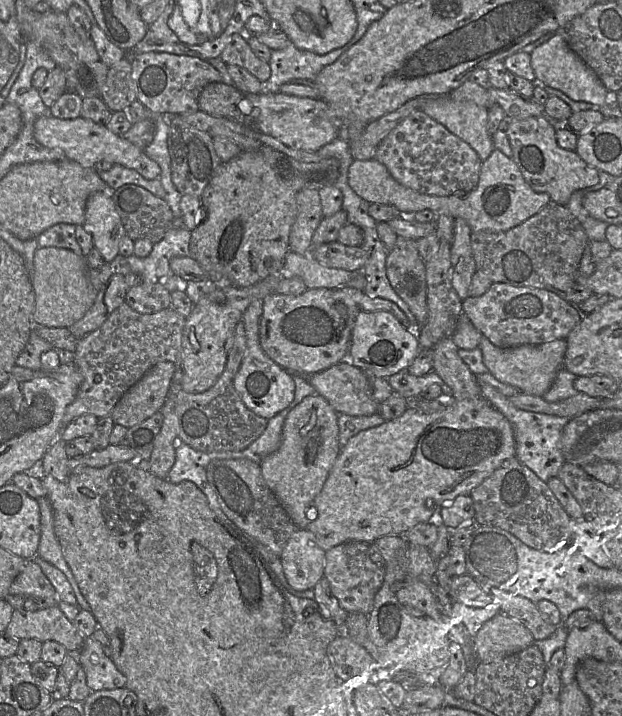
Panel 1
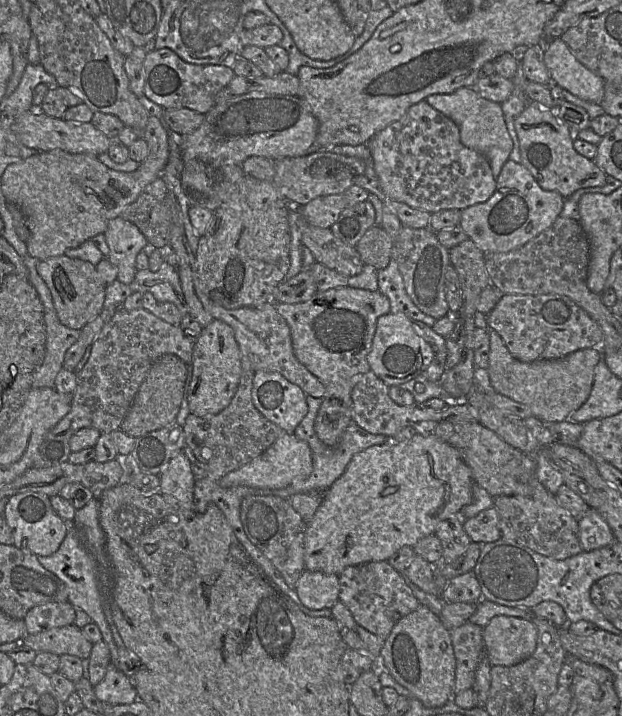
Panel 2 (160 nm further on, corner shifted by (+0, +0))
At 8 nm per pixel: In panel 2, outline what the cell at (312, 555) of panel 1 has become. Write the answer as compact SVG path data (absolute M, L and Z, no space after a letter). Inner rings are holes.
M305 569L296 584L295 591L308 609L331 609L339 601L338 576Z

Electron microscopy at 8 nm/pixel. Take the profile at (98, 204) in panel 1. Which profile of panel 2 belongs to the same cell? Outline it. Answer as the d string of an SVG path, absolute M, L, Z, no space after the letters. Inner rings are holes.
M121 215L109 221L103 235L109 247L105 258L117 268L117 279L131 284L137 272L137 255L149 244L147 238L136 225Z

